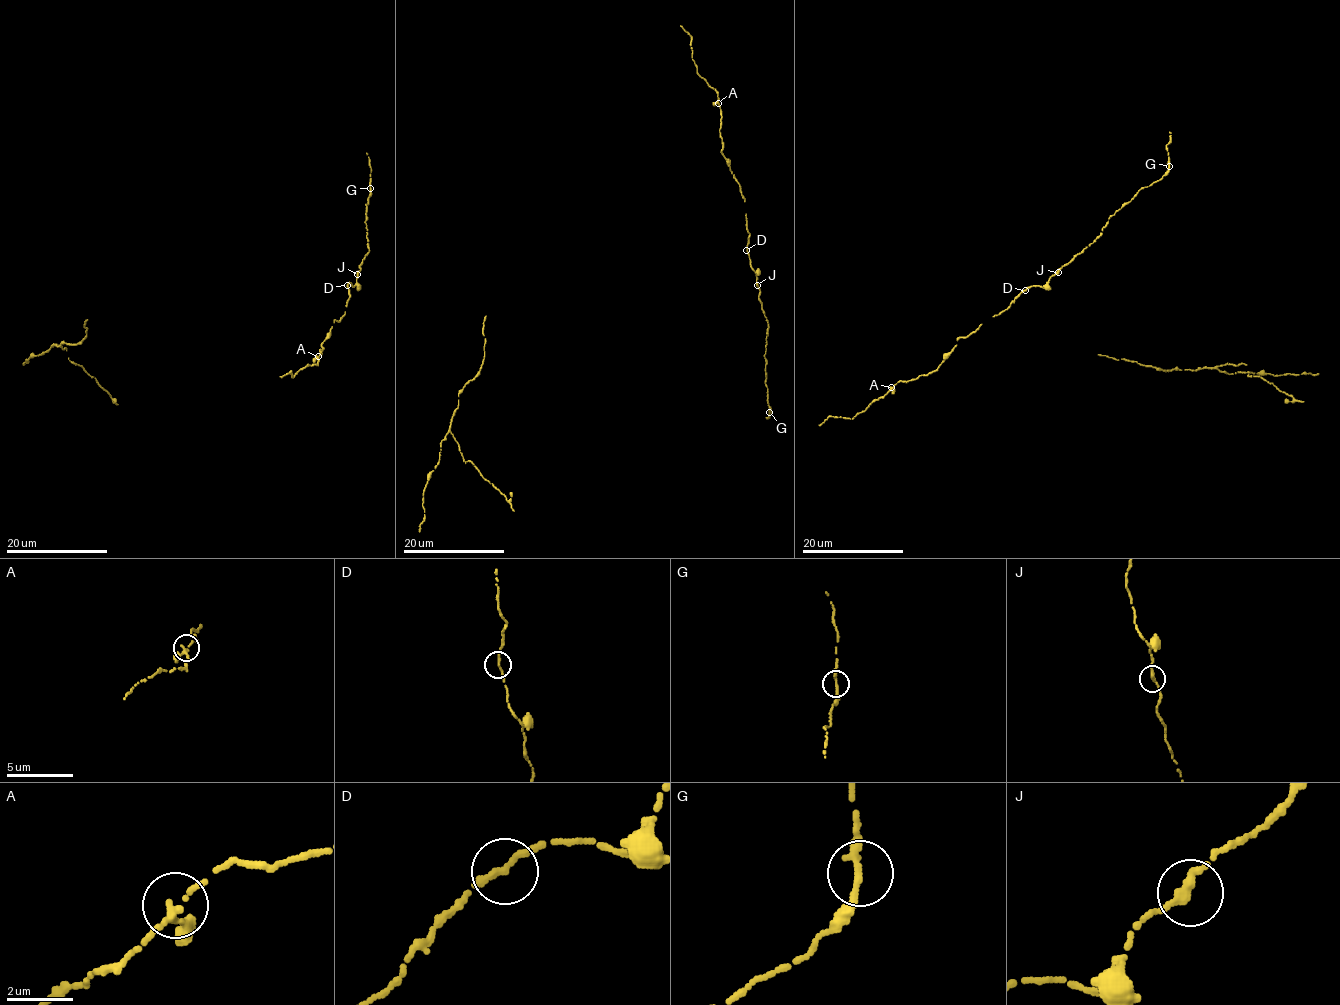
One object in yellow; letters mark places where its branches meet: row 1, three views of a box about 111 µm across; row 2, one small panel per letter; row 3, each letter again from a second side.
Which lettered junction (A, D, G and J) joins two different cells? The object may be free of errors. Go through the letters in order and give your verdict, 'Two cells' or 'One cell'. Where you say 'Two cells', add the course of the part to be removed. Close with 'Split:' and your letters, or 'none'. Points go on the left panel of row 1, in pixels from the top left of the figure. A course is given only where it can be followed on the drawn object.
A: One cell
D: One cell
G: One cell
J: One cell
Split: none

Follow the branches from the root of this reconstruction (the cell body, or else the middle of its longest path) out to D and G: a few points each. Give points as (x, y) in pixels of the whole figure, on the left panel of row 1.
D: (357, 273), (356, 284), (353, 286), (349, 282), (347, 285)
G: (357, 273), (359, 265), (369, 252), (364, 222), (370, 188)

